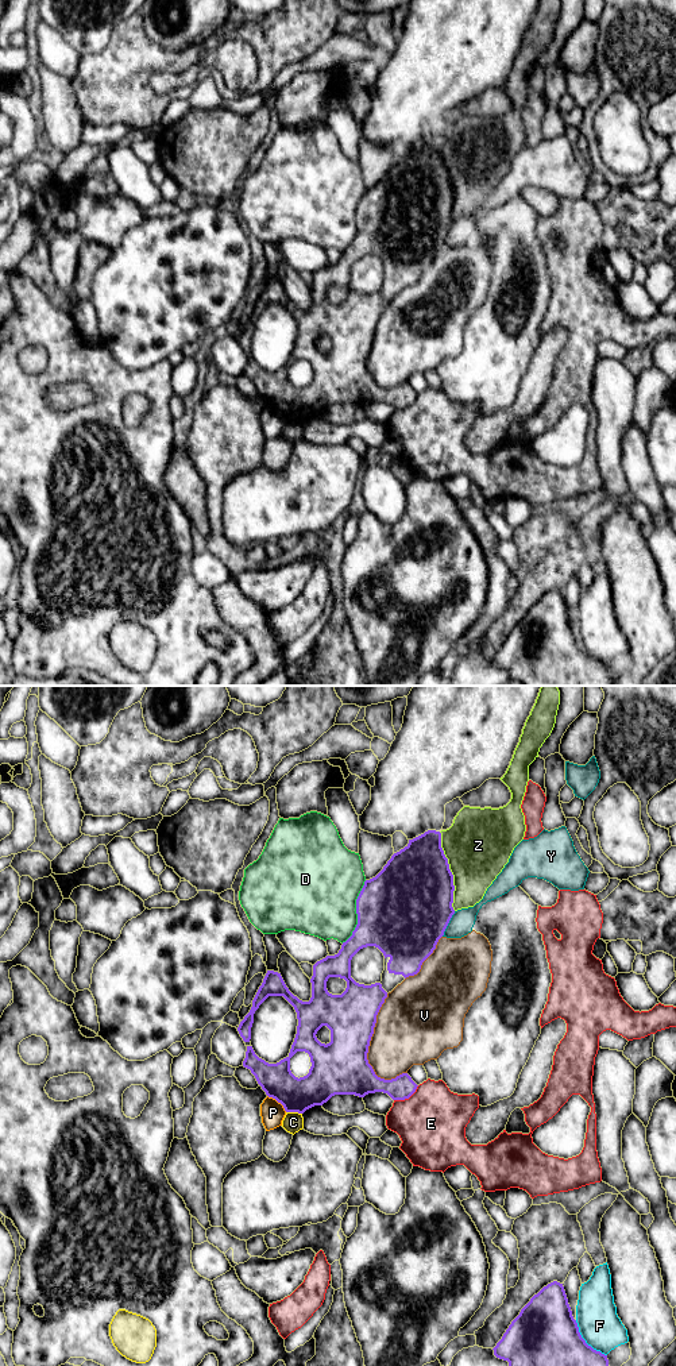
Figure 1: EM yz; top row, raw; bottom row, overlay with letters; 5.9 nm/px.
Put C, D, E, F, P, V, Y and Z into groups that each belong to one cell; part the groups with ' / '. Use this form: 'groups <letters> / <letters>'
groups C / D / E / F / P / V / Y / Z

